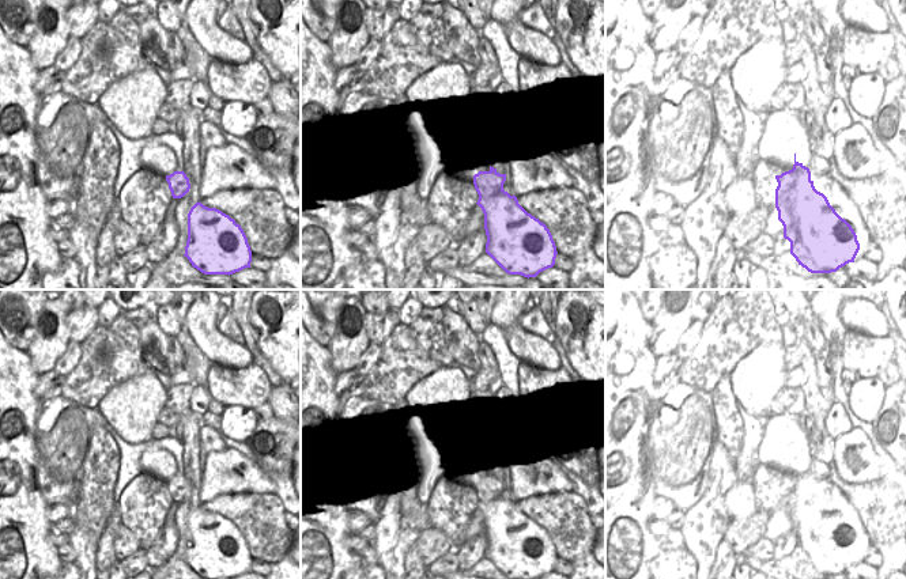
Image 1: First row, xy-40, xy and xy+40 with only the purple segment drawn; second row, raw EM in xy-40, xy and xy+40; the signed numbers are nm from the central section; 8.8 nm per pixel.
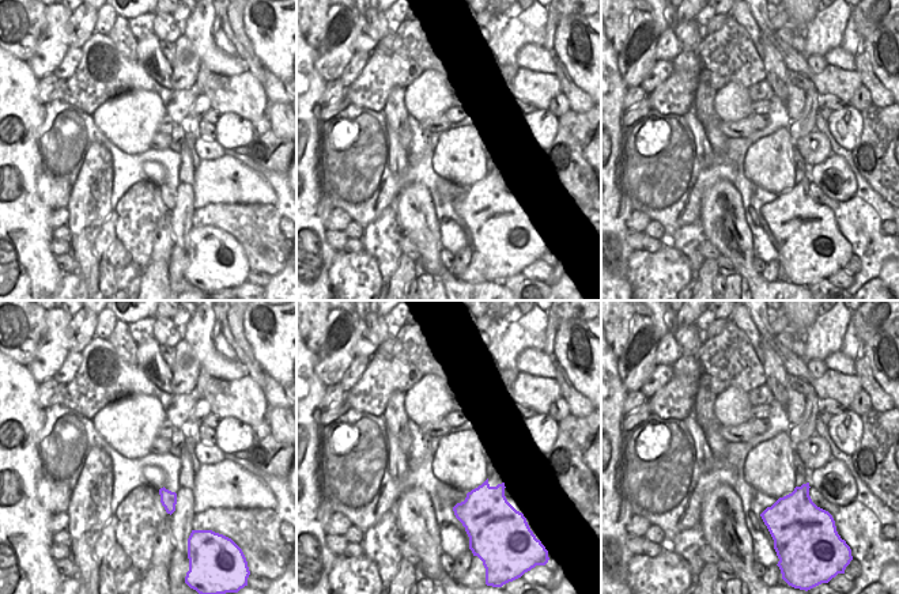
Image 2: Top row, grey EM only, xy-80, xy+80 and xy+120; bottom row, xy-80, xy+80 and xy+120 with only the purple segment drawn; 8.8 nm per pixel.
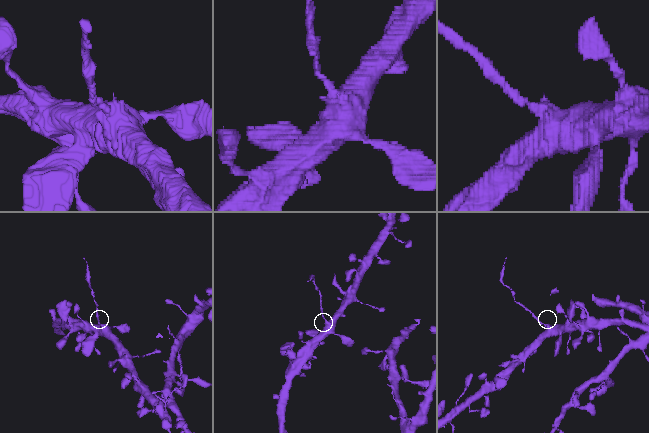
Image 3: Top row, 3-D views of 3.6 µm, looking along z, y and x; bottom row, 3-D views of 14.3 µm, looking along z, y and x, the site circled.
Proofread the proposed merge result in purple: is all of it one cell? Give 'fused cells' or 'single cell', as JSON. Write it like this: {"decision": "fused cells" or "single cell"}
{"decision": "fused cells"}

